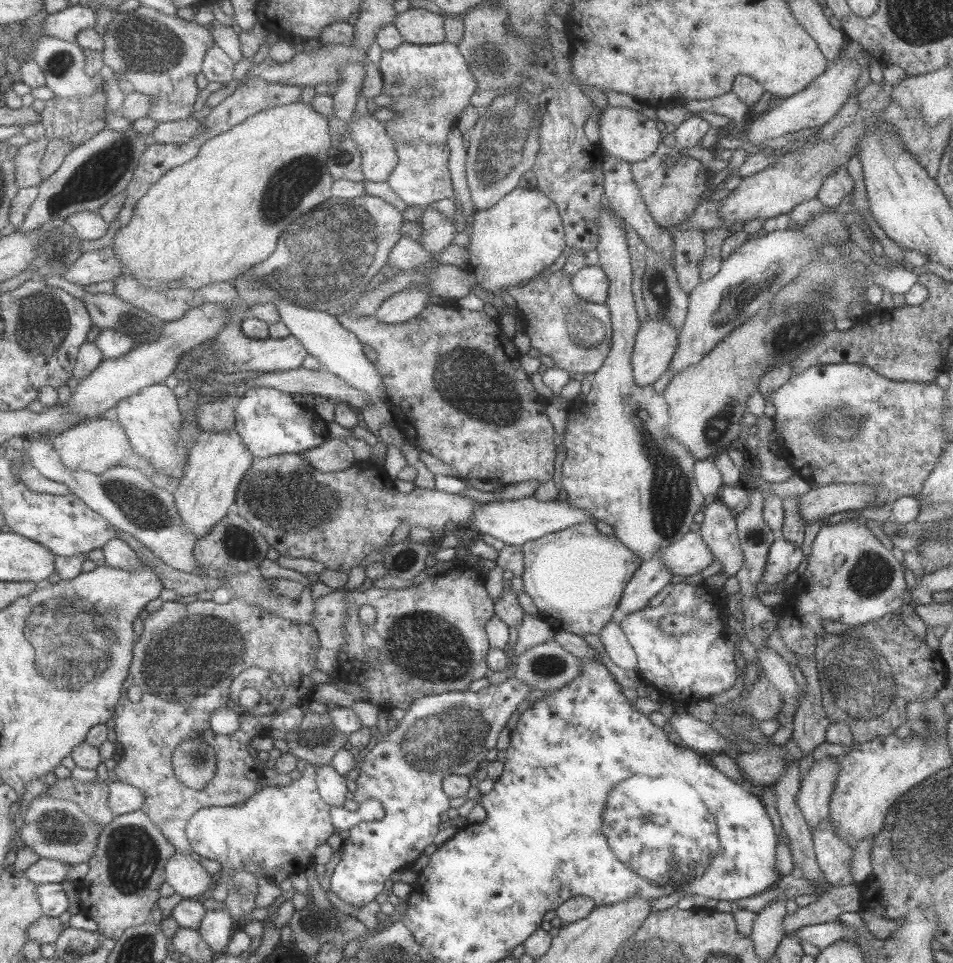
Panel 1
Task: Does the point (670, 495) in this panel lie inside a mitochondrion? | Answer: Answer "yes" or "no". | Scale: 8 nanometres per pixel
yes

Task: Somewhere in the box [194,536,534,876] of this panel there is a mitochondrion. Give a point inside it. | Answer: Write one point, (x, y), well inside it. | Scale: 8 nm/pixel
(450, 734)

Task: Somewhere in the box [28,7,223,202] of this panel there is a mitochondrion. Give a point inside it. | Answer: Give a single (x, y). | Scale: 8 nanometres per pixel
(143, 45)

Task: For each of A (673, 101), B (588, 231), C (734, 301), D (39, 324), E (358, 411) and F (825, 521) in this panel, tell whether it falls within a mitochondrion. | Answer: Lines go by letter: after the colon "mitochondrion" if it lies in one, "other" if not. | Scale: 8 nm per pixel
A: other
B: other
C: mitochondrion
D: mitochondrion
E: other
F: other

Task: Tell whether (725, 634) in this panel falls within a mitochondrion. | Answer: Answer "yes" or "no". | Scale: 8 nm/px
no

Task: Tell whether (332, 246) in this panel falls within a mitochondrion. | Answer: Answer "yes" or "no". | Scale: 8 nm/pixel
yes

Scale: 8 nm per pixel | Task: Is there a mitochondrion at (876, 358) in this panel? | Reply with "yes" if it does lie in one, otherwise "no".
no

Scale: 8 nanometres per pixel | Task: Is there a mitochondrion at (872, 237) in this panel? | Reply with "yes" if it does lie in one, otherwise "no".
no

